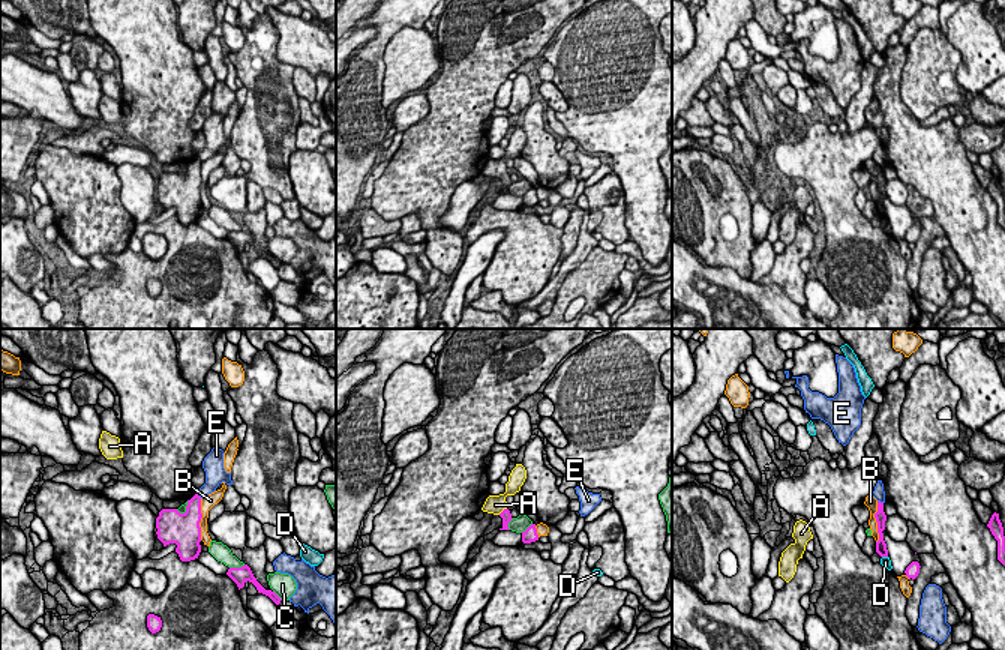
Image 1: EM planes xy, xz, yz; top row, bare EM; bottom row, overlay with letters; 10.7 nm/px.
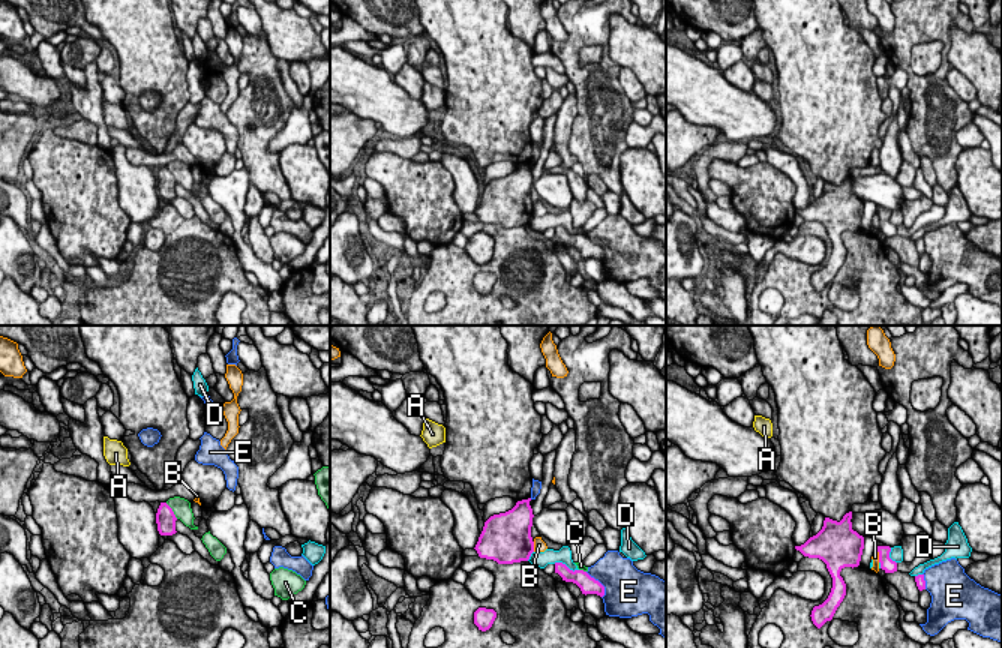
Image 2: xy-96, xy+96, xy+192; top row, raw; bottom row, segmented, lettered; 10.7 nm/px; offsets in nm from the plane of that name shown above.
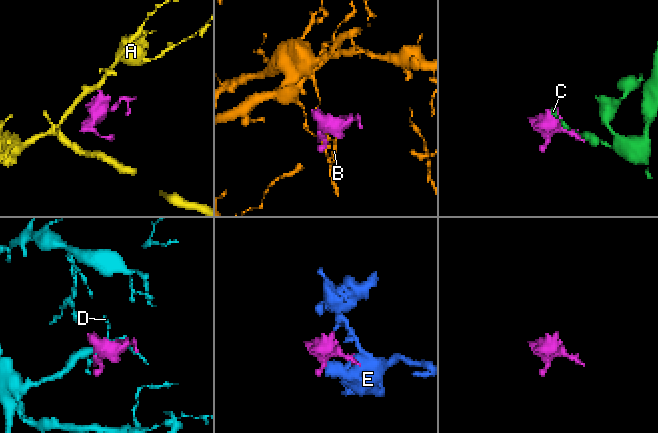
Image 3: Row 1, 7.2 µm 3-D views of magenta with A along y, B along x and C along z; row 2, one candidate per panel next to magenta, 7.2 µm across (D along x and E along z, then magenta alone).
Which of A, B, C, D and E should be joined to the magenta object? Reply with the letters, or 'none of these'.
A

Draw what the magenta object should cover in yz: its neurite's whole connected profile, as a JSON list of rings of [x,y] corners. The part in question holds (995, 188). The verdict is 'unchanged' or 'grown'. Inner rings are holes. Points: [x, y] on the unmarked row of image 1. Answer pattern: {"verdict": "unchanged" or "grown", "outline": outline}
{"verdict": "unchanged", "outline": [[[993,177],[987,191],[990,192],[992,198],[998,204],[998,224],[1005,230],[1005,200],[1004,200],[1004,191],[999,183],[999,177]]]}

